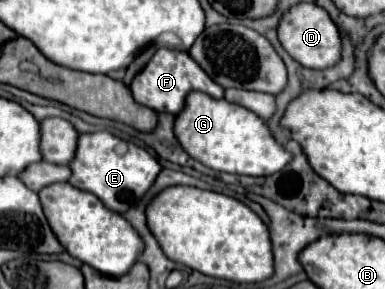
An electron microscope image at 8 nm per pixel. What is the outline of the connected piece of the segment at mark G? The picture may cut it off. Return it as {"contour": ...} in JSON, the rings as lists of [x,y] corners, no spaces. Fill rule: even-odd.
{"contour":[[[204,92],[188,94],[186,106],[176,118],[174,132],[192,158],[220,172],[268,176],[280,172],[292,160],[292,154],[272,136],[268,124],[260,120],[260,116],[228,100],[216,100]]]}

